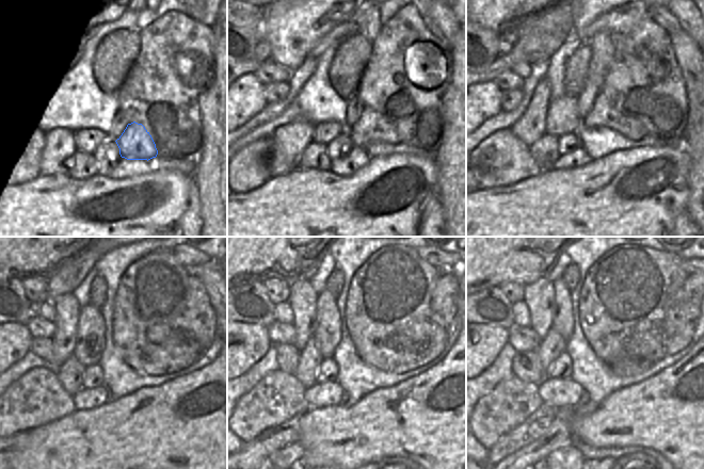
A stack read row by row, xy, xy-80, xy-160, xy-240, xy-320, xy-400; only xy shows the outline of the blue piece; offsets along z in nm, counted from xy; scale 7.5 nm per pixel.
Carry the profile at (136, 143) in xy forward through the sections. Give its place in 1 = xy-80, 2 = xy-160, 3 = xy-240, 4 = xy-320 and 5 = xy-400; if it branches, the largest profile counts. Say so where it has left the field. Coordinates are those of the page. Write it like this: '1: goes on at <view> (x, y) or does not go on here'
1: goes on at xy-80 (371, 127)
2: goes on at xy-160 (601, 116)
3: goes on at xy-240 (155, 261)
4: goes on at xy-320 (404, 262)
5: goes on at xy-400 (644, 262)

